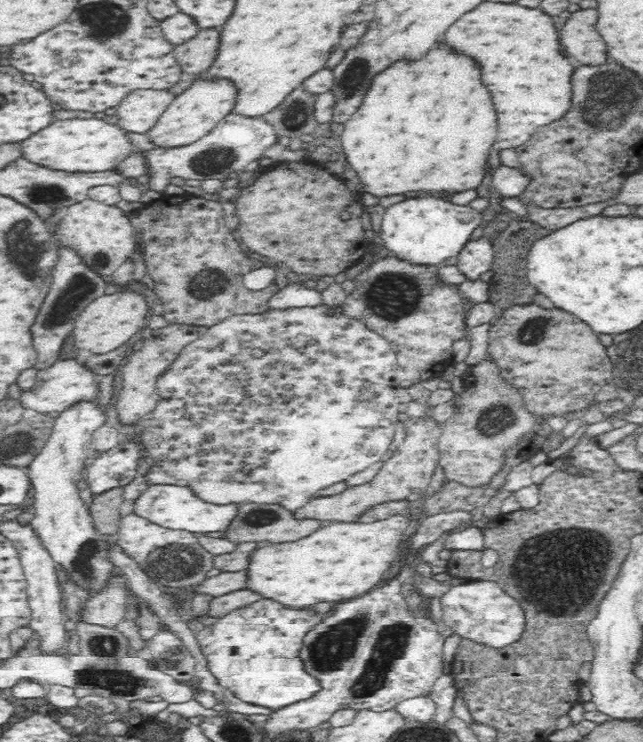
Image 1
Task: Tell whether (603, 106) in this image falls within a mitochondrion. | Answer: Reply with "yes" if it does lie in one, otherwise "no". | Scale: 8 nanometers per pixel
yes

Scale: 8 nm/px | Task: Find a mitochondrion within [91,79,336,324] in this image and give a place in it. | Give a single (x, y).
(209, 161)

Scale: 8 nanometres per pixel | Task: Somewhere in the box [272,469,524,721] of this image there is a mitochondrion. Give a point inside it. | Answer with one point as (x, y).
(335, 647)

